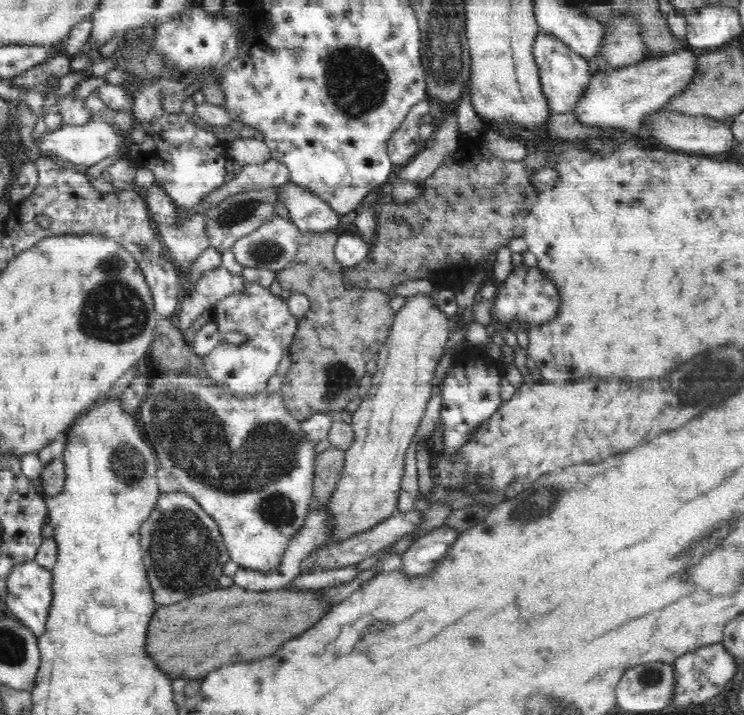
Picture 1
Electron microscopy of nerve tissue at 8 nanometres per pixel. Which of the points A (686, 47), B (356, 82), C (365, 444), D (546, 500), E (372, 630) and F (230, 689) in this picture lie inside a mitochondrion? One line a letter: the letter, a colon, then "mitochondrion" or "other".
A: other
B: mitochondrion
C: other
D: mitochondrion
E: other
F: other

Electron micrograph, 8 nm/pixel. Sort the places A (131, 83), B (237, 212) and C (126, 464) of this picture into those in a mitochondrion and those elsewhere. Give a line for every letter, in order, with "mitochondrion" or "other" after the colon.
A: other
B: mitochondrion
C: mitochondrion

